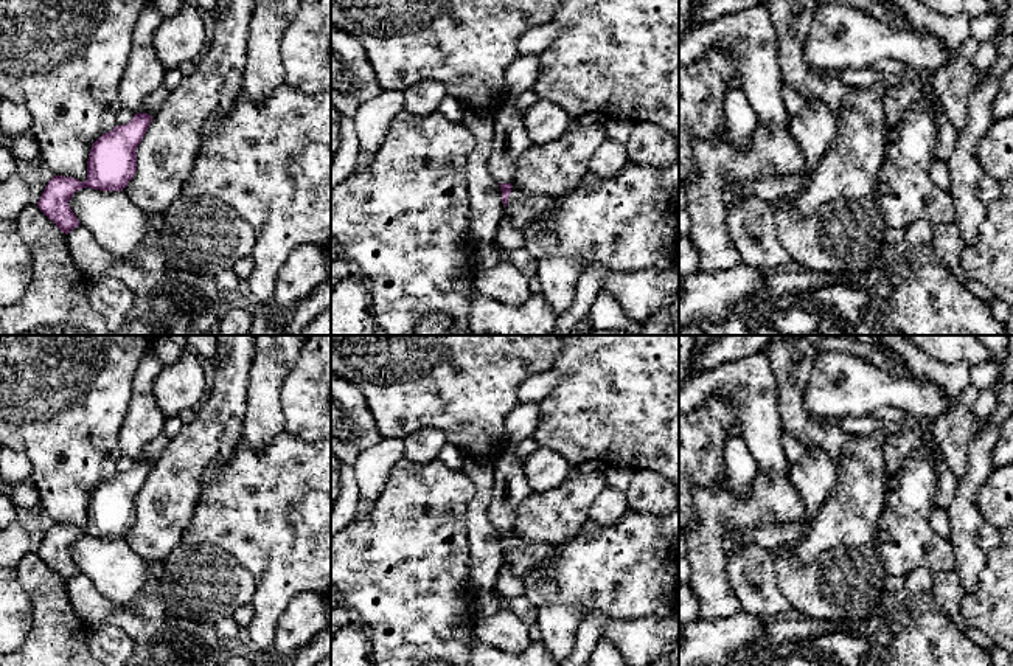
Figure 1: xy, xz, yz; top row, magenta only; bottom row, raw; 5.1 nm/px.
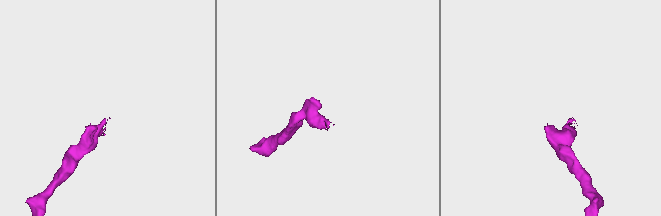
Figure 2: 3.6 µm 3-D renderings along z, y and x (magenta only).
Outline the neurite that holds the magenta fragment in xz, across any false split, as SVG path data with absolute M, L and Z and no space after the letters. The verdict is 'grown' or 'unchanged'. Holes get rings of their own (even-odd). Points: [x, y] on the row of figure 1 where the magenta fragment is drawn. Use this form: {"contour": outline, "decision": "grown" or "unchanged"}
{"contour": "M500 183L500 191L505 214L508 214L513 225L522 231L555 208L553 199L527 194L511 183Z", "decision": "grown"}

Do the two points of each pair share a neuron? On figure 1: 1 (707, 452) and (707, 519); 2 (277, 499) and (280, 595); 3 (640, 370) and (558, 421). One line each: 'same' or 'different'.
1: different
2: same
3: same

